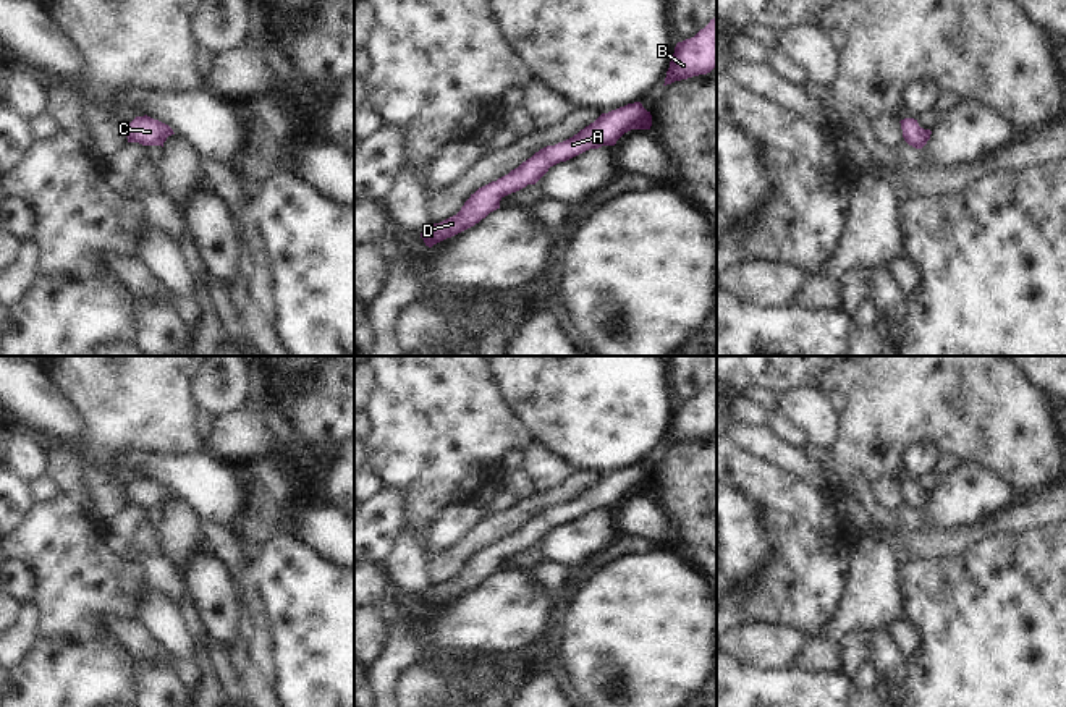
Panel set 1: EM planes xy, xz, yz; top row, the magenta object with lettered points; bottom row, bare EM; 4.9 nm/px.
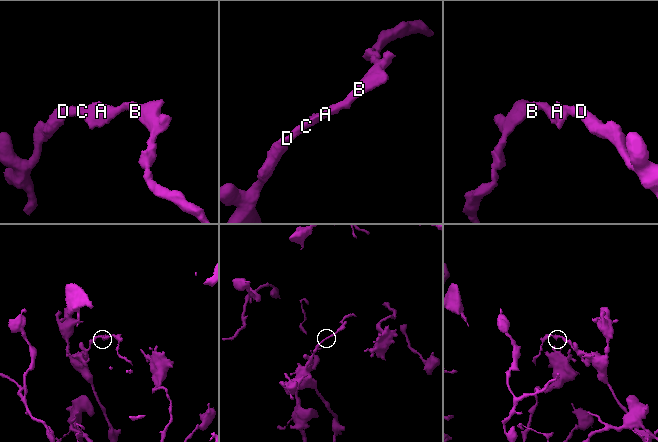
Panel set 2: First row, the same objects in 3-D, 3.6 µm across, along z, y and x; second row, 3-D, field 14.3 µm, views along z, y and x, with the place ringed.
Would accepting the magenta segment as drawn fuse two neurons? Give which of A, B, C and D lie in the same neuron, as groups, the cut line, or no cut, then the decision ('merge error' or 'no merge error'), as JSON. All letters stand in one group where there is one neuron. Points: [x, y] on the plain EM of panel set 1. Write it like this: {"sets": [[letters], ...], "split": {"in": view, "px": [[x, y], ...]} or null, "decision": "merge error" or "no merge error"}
{"sets": [["A", "B", "C", "D"]], "split": null, "decision": "no merge error"}

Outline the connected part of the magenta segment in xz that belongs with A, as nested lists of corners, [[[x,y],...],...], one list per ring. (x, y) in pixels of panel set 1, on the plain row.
[[[641,464],[602,476],[594,485],[573,500],[540,511],[508,537],[479,550],[471,557],[456,578],[440,586],[432,586],[424,595],[421,595],[421,600],[425,608],[432,610],[434,607],[479,586],[490,574],[500,571],[500,563],[505,558],[516,555],[527,547],[535,547],[550,529],[566,524],[589,511],[615,508],[624,495],[631,492],[650,492],[650,489],[652,477]]]

